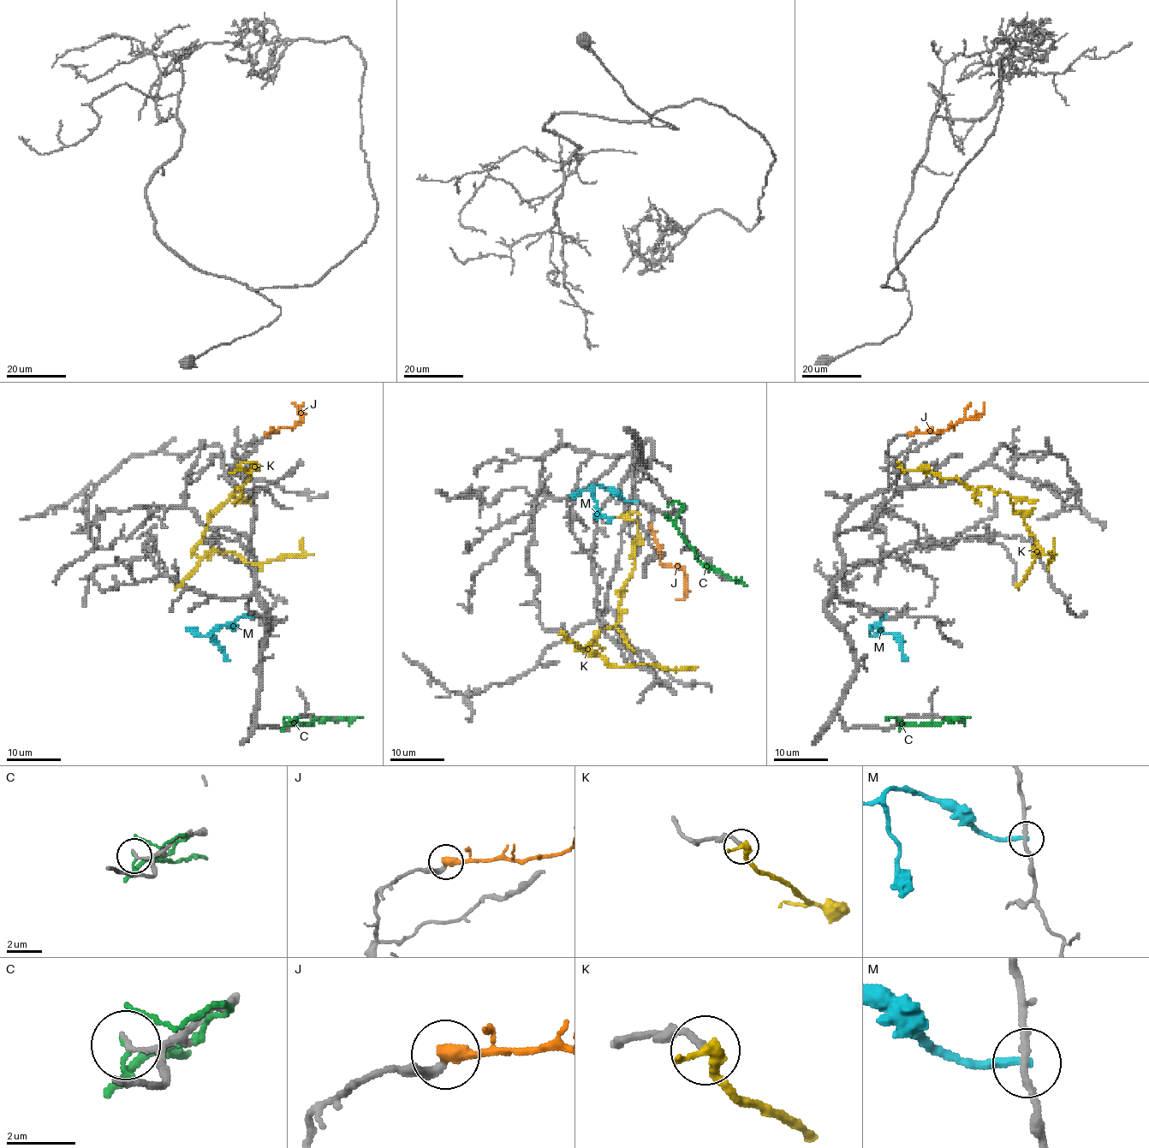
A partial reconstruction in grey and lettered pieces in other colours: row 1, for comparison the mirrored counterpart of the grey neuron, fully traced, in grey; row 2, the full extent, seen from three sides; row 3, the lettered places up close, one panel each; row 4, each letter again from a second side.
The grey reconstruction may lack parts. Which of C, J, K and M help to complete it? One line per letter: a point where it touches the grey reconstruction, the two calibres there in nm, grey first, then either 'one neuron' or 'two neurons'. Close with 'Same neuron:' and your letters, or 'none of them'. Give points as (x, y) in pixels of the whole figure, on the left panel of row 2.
C: (283, 722) | 140/120 nm | two neurons
J: (265, 432) | 280/440 nm | one neuron
K: (179, 585) | 200/460 nm | two neurons
M: (252, 617) | 200/240 nm | two neurons
Same neuron: J

